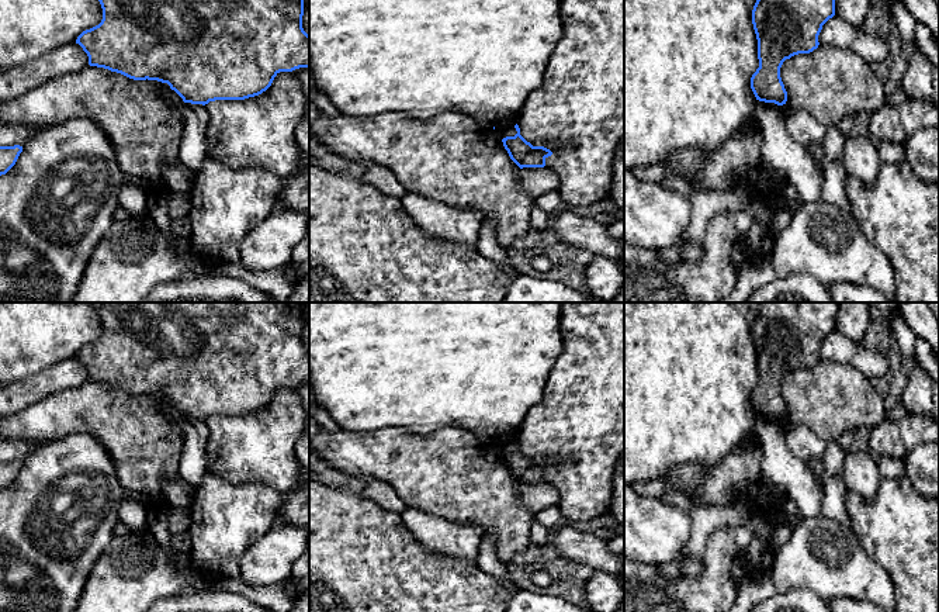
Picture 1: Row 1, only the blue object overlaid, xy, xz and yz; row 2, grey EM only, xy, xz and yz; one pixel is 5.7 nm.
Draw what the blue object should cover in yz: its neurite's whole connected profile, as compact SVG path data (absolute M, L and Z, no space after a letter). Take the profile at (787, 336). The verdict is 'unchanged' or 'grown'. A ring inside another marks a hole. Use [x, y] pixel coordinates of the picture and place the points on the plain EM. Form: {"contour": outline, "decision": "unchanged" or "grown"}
{"contour": "M759 302L752 325L759 383L751 404L759 416L783 421L787 407L780 393L786 374L818 363L822 340L835 331L839 302Z", "decision": "unchanged"}

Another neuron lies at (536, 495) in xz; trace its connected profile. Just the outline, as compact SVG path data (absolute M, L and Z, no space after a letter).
M547 481L520 484L520 499L529 511L537 514L559 502L559 492Z

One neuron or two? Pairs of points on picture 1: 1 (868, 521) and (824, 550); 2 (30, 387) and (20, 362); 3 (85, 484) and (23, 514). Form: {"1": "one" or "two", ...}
{"1": "two", "2": "two", "3": "one"}

